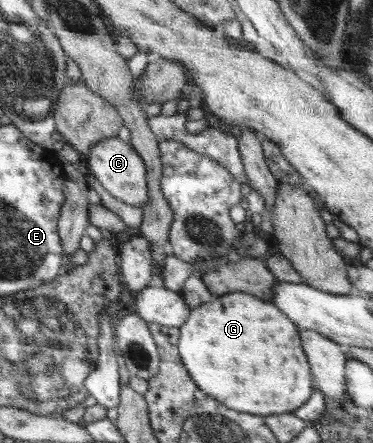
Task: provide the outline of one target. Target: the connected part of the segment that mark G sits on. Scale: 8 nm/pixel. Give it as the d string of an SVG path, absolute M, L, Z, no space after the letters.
M248 293L215 296L191 310L180 327L180 355L186 370L206 394L232 410L260 417L292 413L301 409L313 394L312 376L302 347L299 327L273 302Z

